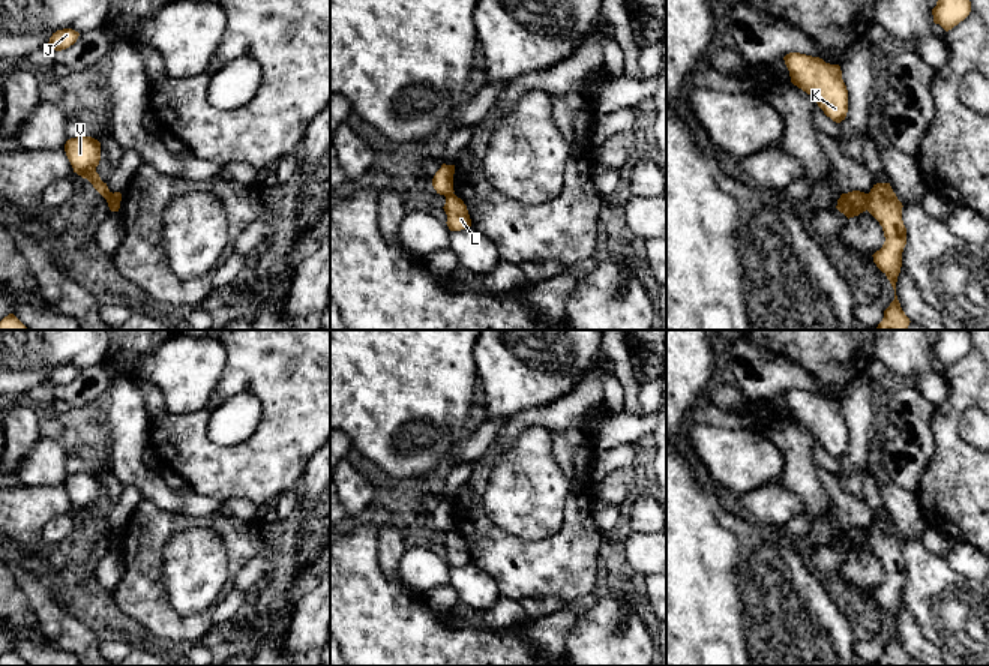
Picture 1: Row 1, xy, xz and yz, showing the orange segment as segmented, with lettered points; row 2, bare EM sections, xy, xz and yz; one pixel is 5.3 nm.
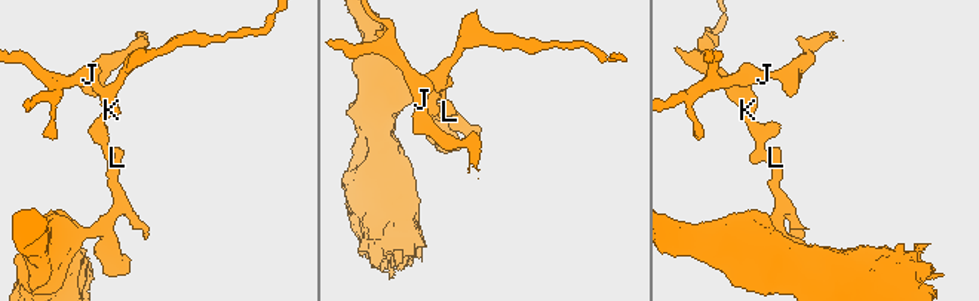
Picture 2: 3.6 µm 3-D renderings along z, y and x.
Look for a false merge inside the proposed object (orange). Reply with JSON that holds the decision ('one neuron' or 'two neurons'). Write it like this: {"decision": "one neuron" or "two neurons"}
{"decision": "two neurons"}

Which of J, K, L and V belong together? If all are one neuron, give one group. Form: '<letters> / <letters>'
J K V / L

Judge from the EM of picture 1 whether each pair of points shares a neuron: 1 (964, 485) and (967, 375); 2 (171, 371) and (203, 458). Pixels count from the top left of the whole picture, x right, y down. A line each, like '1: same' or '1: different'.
1: same
2: different

